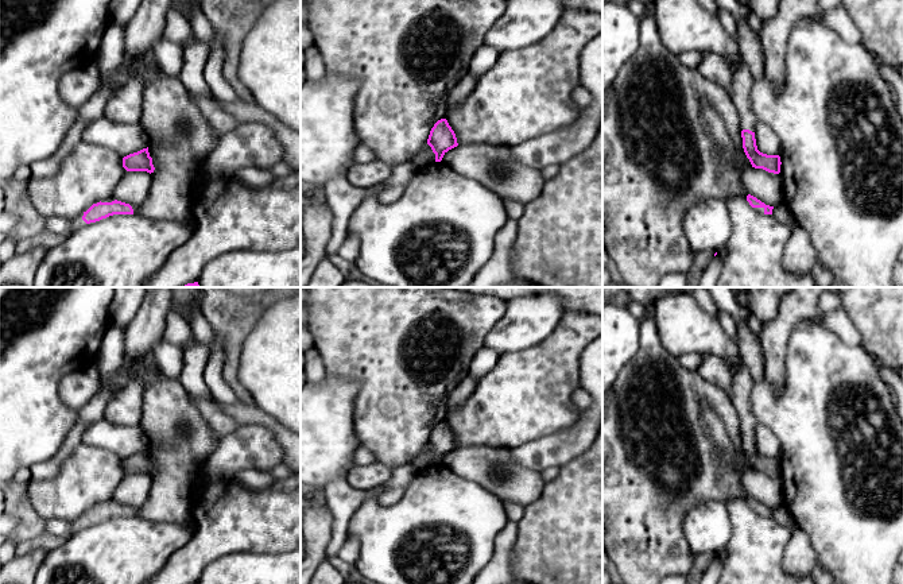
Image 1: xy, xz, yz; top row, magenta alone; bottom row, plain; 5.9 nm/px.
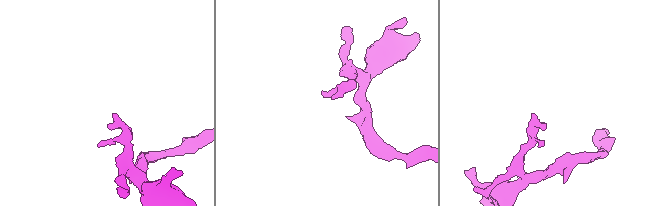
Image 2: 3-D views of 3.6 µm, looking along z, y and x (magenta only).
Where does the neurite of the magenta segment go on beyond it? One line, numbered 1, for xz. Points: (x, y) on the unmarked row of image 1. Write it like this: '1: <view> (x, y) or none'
1: none

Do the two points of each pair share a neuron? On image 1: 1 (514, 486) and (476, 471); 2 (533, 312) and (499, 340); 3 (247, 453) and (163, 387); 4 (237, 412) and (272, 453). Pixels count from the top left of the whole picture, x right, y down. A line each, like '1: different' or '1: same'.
1: same
2: same
3: different
4: different

